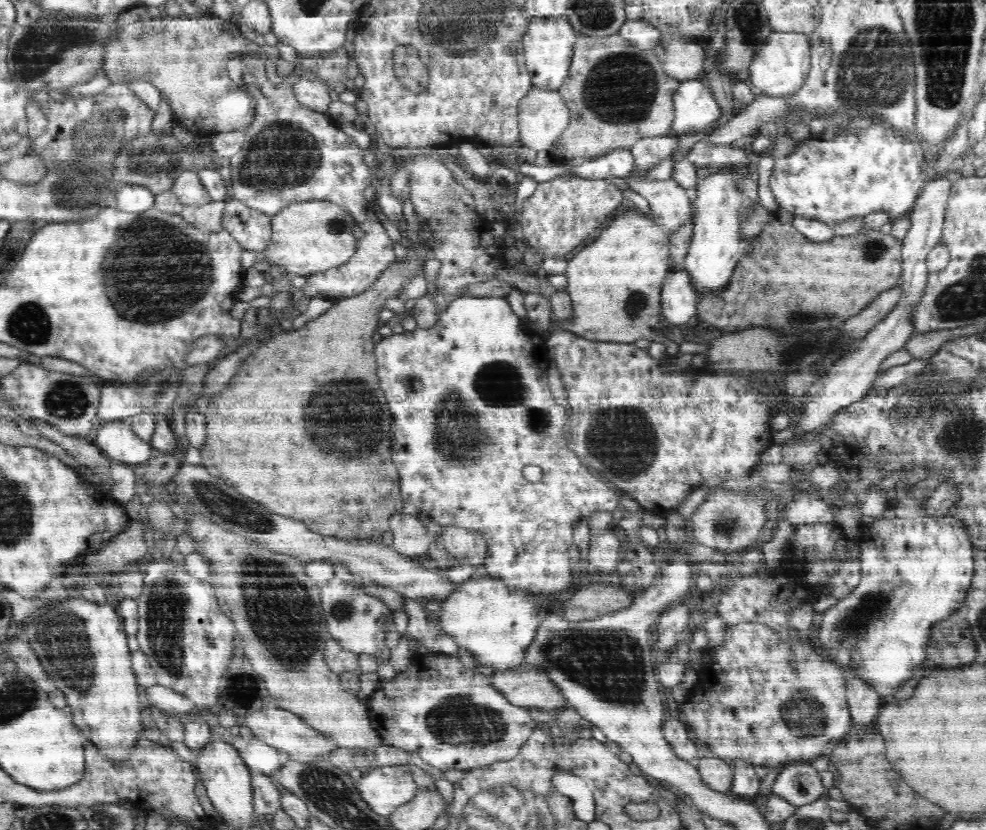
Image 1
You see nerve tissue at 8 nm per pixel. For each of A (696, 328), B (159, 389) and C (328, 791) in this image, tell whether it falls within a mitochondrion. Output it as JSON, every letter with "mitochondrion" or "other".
{"A":"other","B":"mitochondrion","C":"mitochondrion"}

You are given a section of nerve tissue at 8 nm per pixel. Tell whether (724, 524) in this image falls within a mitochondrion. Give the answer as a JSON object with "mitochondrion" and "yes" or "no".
{"mitochondrion":"yes"}

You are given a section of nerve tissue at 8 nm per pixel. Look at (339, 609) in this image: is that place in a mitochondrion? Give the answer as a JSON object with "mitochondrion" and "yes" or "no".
{"mitochondrion":"yes"}

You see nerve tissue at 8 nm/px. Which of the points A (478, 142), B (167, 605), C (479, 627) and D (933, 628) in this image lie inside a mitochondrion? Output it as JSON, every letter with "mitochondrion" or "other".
{"A":"other","B":"mitochondrion","C":"other","D":"other"}

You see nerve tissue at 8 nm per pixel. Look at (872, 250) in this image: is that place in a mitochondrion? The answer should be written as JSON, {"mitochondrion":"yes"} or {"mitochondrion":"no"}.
{"mitochondrion":"yes"}

